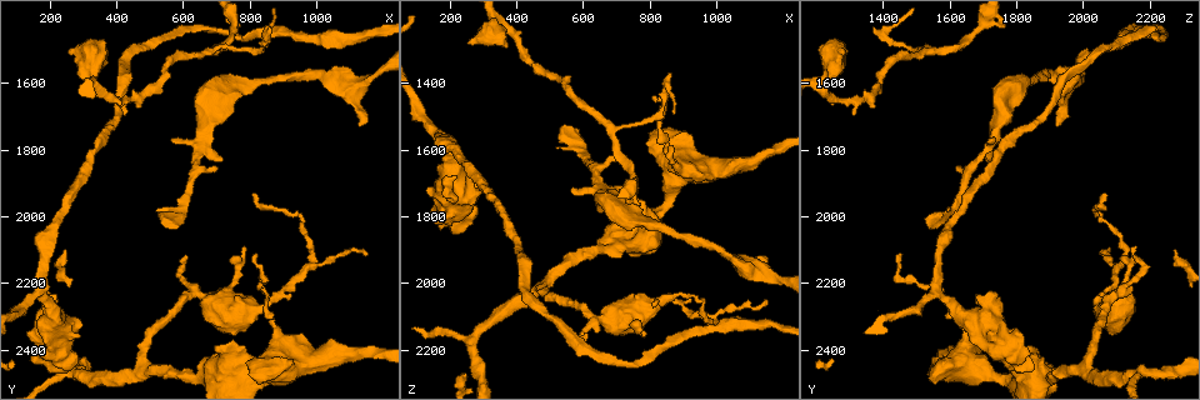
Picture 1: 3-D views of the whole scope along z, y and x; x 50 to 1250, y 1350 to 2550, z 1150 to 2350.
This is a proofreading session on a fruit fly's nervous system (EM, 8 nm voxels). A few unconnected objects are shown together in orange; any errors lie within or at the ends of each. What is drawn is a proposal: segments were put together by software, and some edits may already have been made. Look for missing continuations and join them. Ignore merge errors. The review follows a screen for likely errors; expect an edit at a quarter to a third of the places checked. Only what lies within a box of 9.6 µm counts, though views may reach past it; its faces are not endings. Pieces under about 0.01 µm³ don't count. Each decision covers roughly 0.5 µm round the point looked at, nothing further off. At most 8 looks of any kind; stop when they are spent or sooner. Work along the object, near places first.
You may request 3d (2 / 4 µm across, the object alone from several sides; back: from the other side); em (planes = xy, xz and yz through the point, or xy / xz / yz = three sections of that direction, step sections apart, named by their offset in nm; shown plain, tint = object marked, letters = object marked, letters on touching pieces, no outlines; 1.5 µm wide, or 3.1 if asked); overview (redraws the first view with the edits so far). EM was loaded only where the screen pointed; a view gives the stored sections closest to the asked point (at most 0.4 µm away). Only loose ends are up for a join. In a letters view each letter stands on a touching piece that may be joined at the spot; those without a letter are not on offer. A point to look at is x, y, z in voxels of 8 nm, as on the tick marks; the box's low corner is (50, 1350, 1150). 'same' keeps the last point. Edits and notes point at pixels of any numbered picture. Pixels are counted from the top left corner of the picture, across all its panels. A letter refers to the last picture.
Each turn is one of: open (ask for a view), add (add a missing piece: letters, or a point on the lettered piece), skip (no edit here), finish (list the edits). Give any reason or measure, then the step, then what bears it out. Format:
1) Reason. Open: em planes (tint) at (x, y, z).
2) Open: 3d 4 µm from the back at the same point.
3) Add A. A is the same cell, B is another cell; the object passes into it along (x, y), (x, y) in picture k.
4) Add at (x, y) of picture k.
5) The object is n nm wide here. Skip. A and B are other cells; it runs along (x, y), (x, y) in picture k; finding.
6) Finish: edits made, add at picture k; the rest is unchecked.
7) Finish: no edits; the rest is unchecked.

Free end. Open: em planes (letters) at (530, 2000, 1530).

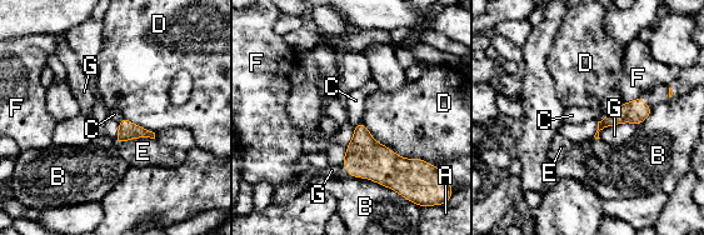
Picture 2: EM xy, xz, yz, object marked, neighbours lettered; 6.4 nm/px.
The object is 100 nm wide here. Add at (143, 151) of picture 2. E is the same cell, A, B, C, D, F and G are other cells; the object passes into it along (128, 130), (135, 138), (143, 151) in picture 2; the cell continues.

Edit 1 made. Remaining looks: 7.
Free end. Open: 3d 2 µm at (270, 1510, 1280).

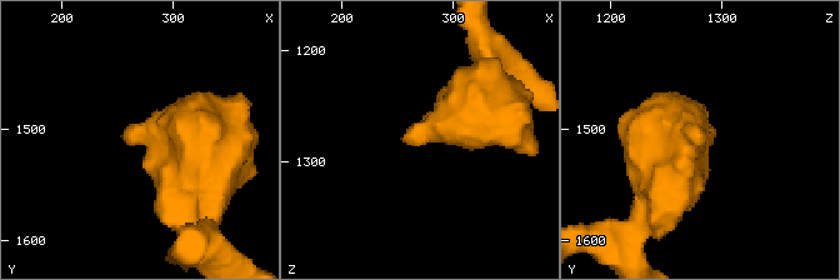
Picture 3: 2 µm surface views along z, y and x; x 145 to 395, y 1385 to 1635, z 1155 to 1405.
Now the EM. Open: em planes (plain) at (264, 1508, 1286).

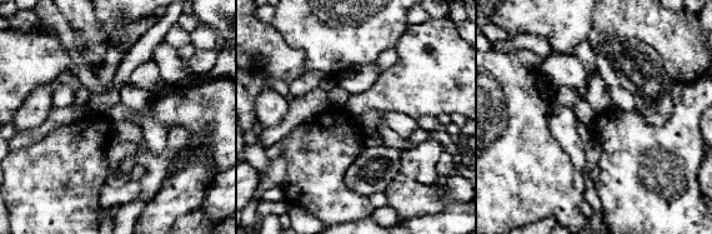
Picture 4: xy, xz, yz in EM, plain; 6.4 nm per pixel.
What lies round it. Open: em planes (letters) at the same point.

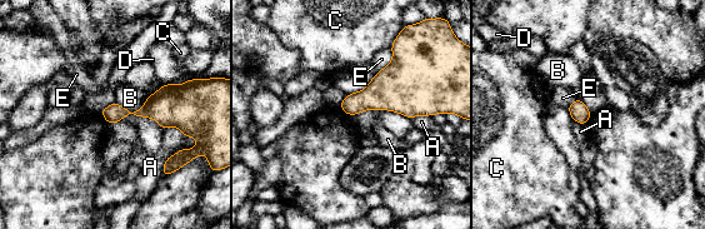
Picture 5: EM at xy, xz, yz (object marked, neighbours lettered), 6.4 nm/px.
Skip. A, B, C, D and E are other cells; a border runs along (181, 145), (165, 160), (161, 175) in picture 5; none of them fits.

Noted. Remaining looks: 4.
An open end. Open: em planes (letters) at (200, 2450, 1860).

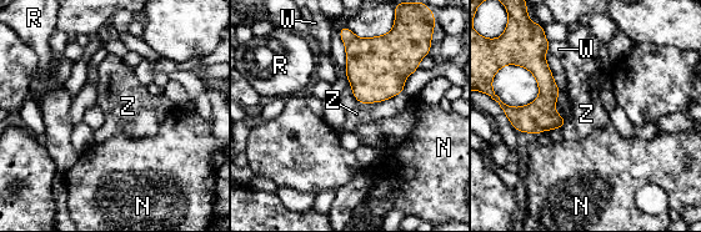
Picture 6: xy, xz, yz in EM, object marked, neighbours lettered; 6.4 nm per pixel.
Skip. N, R, W and Z are other cells; a border runs along (350, 87), (360, 102), (401, 92) in picture 6; none of them fits.

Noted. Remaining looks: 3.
Finish: edits made, add at picture 2; the rest is unchecked.

